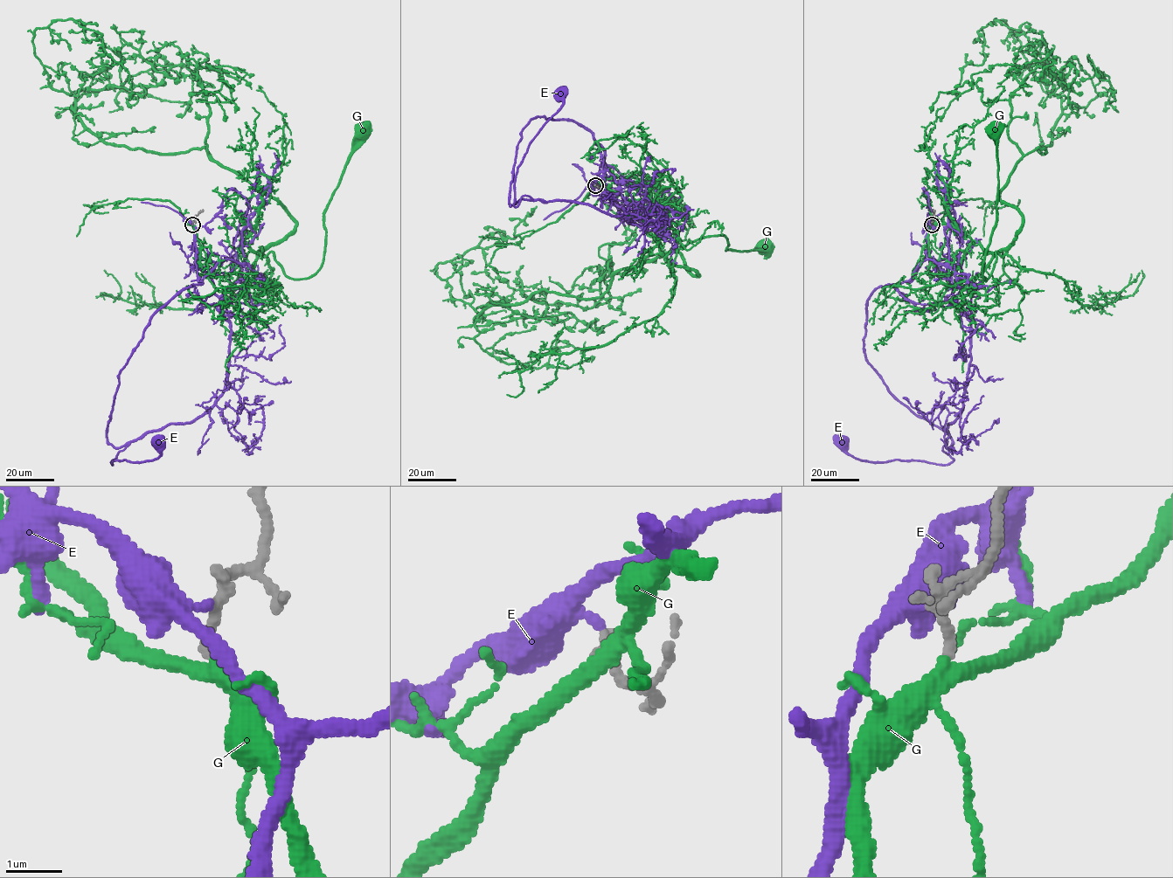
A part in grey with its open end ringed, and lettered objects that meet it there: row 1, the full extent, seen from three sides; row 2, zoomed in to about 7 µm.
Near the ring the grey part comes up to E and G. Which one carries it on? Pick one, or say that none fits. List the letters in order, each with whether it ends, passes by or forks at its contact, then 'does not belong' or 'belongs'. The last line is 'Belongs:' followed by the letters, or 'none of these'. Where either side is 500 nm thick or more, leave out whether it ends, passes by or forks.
E: it passes by; does not belong
G: it forks; belongs
Belongs: G

